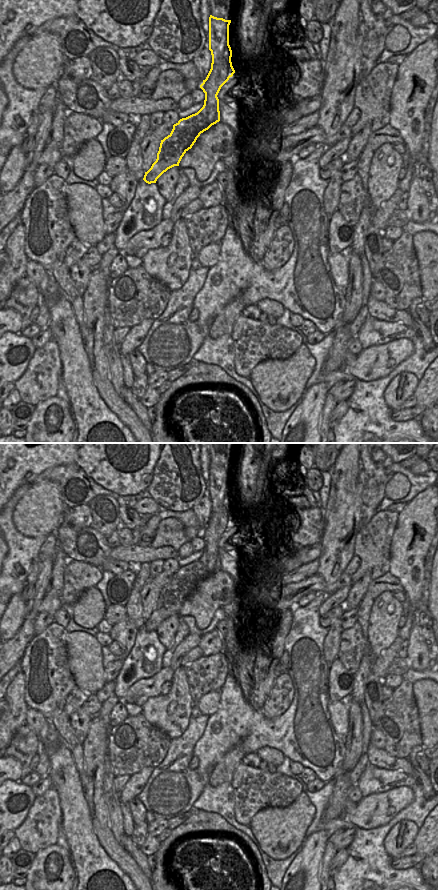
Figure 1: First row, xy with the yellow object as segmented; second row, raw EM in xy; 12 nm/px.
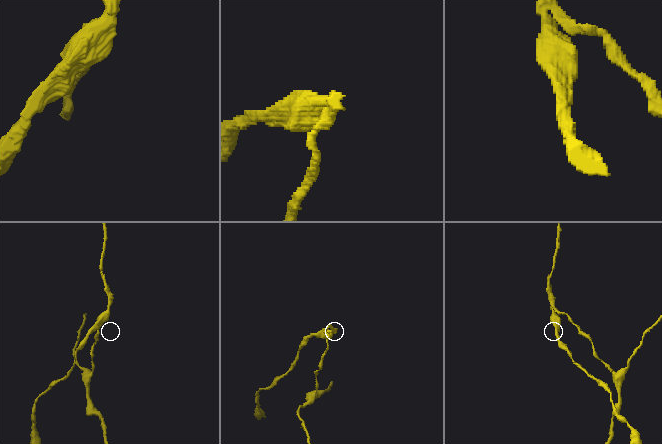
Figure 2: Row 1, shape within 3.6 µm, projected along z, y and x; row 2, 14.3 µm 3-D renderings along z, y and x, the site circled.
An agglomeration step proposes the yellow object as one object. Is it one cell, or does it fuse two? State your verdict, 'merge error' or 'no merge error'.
merge error

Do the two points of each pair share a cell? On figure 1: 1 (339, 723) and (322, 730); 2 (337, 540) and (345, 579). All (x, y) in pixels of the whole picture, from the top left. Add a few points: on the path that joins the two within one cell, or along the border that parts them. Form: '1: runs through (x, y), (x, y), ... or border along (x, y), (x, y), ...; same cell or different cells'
1: border along (328, 703), (332, 727), (338, 735), (344, 737); different cells
2: border along (343, 571), (333, 583), (329, 584), (320, 576); different cells

